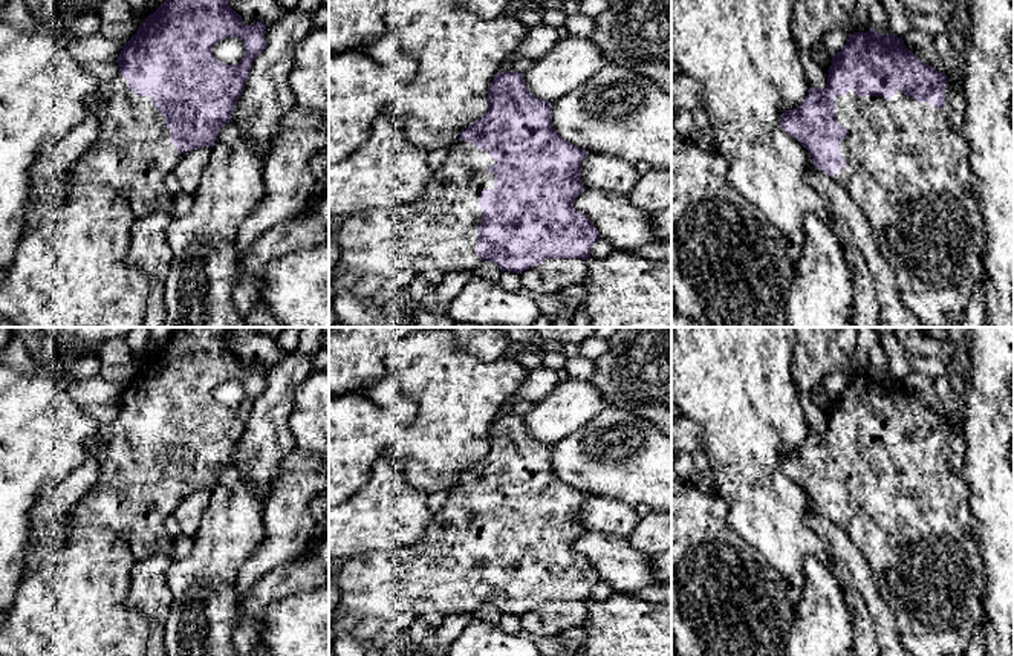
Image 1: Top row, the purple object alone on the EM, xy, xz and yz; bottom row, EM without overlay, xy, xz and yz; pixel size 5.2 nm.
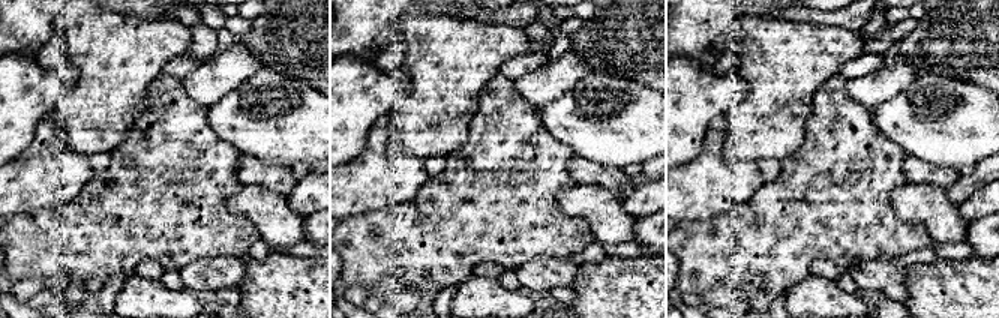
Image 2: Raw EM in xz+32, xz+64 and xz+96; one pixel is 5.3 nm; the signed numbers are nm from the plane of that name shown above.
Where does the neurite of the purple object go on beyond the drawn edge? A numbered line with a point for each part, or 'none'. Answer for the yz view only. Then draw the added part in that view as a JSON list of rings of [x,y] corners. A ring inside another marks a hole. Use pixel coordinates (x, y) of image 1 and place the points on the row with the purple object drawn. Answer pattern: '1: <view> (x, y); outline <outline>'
1: yz (907, 168); outline [[[945,86],[945,106],[936,109],[931,102],[918,102],[913,96],[905,96],[898,90],[889,101],[882,96],[856,96],[849,90],[844,96],[835,98],[835,119],[847,130],[847,136],[841,141],[841,156],[847,161],[843,170],[837,170],[834,179],[844,185],[852,199],[864,209],[870,220],[884,258],[895,269],[895,281],[899,297],[907,309],[910,309],[921,321],[922,327],[959,327],[965,313],[967,303],[973,289],[986,281],[985,251],[986,251],[986,228],[977,197],[977,179],[970,168],[970,144],[956,130],[951,128],[951,101],[953,87]]]

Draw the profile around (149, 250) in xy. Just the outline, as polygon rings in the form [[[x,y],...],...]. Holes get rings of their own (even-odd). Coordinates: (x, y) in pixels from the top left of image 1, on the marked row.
[[[148,213],[133,219],[130,228],[130,246],[127,263],[139,268],[151,281],[165,281],[171,261],[171,249],[167,242],[167,229],[171,217],[165,213]]]

